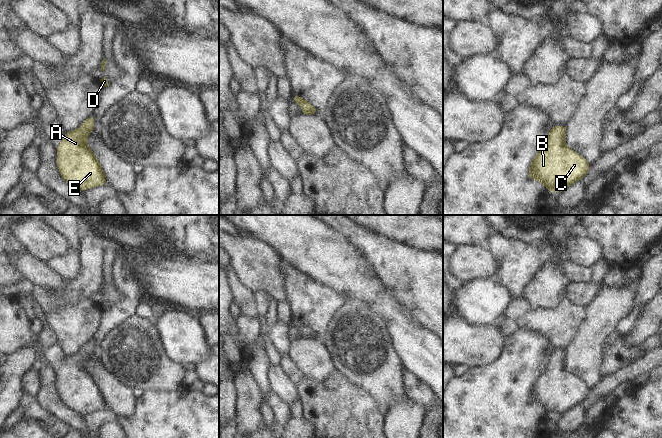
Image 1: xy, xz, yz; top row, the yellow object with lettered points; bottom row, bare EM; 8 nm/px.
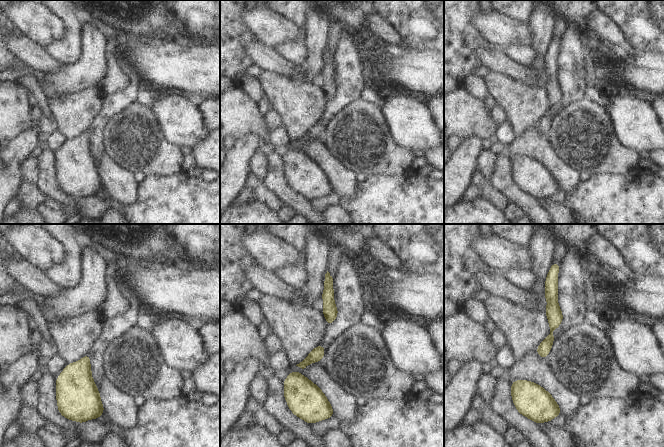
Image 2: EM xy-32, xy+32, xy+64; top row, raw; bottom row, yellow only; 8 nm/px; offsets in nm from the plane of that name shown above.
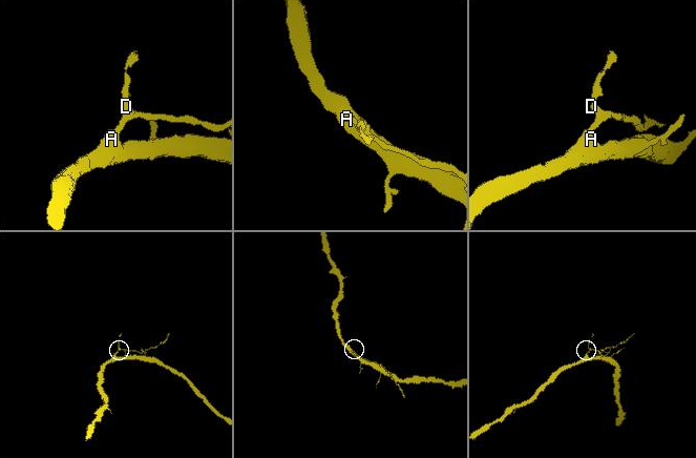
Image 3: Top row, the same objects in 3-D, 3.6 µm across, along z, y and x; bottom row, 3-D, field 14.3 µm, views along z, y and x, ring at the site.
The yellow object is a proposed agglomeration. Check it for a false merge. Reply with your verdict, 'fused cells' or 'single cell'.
single cell

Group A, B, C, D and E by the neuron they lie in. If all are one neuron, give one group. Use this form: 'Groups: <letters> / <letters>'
Groups: A B C D E

